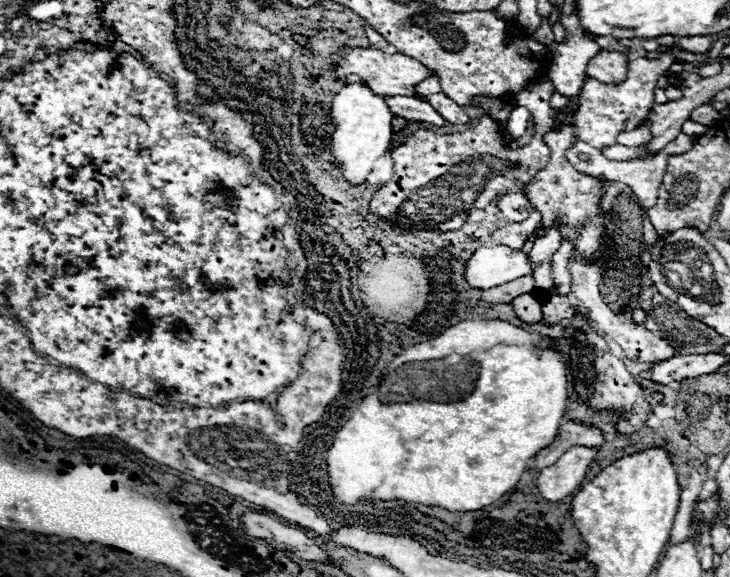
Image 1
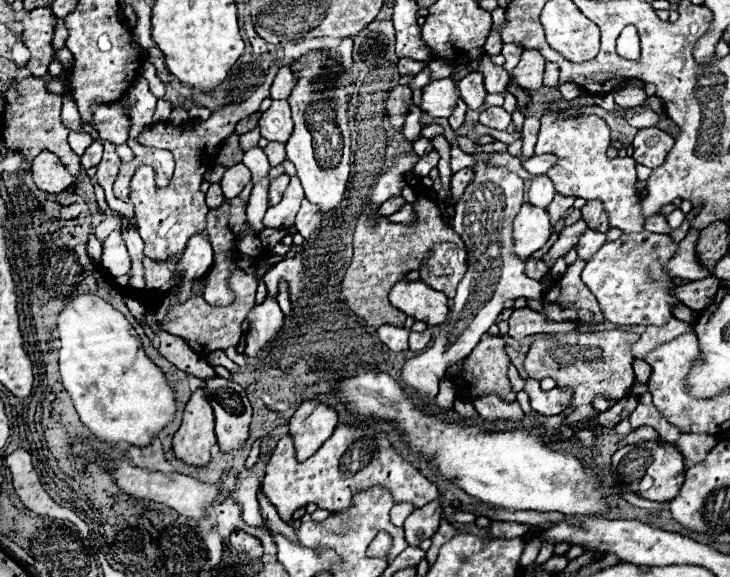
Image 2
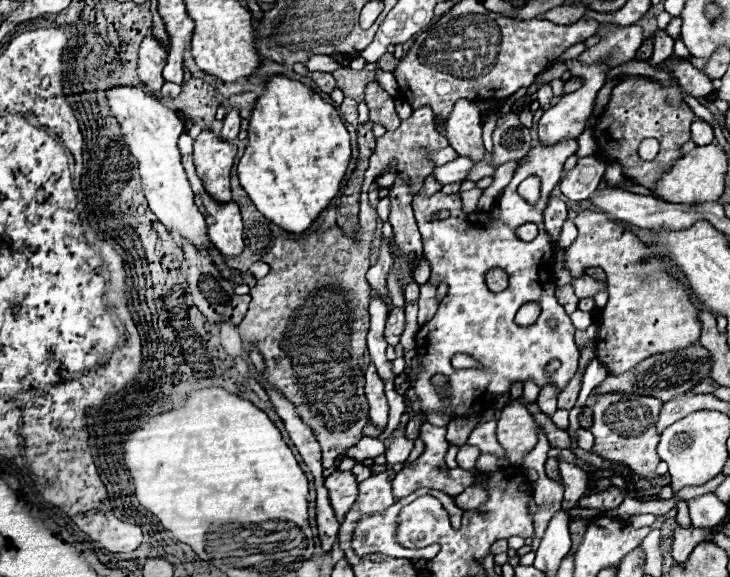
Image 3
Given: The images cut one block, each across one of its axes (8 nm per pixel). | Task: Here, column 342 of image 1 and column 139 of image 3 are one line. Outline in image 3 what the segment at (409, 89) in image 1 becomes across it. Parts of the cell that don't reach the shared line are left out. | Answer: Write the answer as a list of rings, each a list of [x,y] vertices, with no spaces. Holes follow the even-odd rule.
[[[146,36],[140,44],[140,60],[138,60],[138,76],[142,84],[146,84],[150,90],[160,90],[164,84],[162,70],[166,66],[166,50],[164,46],[154,40],[152,36]]]

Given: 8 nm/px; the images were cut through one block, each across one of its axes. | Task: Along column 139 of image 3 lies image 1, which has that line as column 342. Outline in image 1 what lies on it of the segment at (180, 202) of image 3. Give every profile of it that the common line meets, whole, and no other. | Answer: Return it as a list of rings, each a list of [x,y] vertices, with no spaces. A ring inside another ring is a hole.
[[[362,80],[346,84],[332,100],[332,122],[336,132],[332,134],[332,156],[342,164],[344,176],[352,184],[366,180],[374,162],[388,150],[392,140],[392,112],[384,102],[384,96],[374,94]]]

